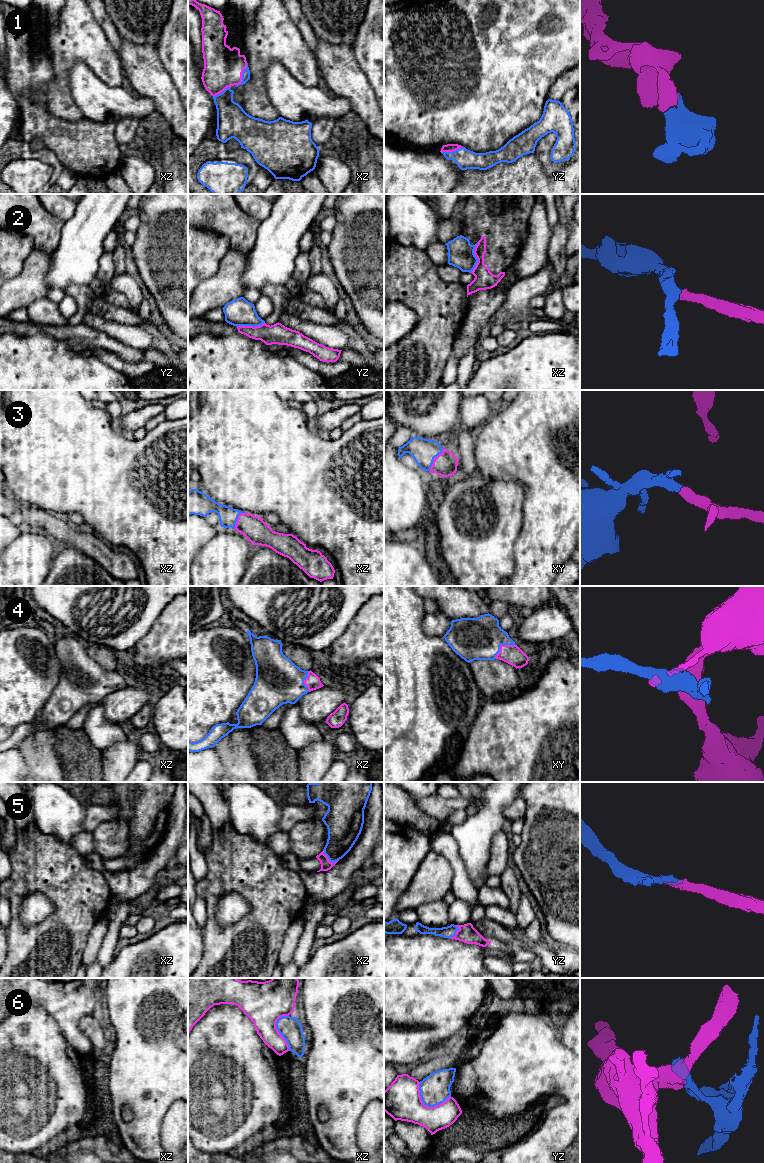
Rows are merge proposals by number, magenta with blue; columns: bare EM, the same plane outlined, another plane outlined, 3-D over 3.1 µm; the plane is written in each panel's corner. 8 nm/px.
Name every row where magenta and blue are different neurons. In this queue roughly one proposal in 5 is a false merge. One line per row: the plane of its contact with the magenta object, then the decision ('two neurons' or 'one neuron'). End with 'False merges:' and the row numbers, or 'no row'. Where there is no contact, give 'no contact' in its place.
1: contact in xz; one neuron
2: contact in xz; two neurons
3: contact in xy; one neuron
4: contact in xy; one neuron
5: contact in xz; one neuron
6: contact in yz; two neurons
False merges: 2, 6

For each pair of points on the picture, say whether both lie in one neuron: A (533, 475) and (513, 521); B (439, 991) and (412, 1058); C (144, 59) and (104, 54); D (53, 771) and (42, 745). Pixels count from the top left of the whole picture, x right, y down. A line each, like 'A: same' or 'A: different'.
A: different
B: same
C: different
D: same

